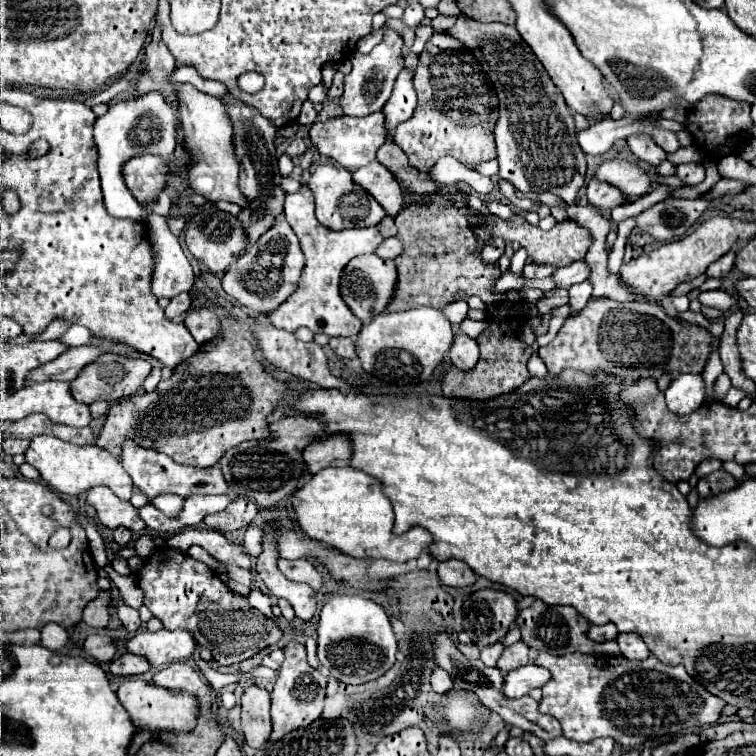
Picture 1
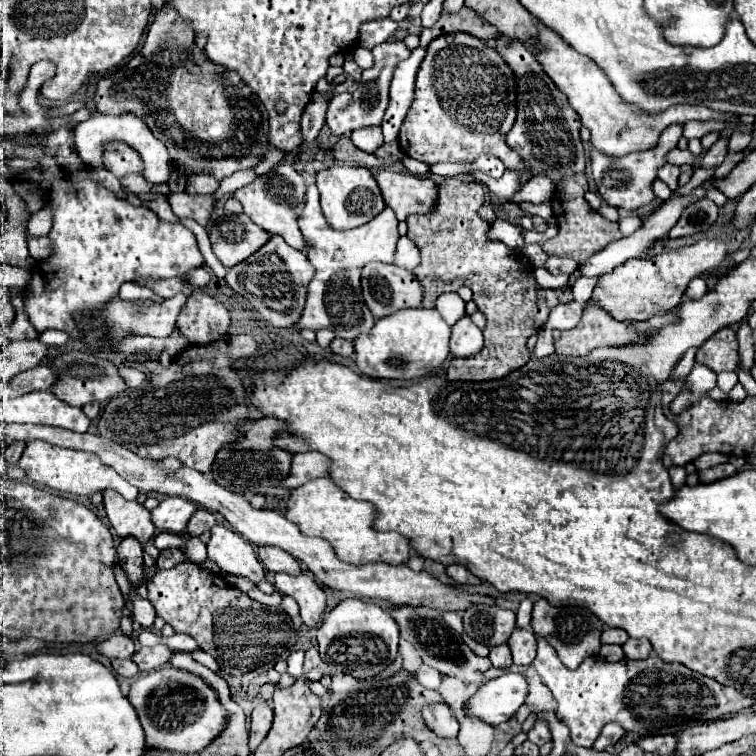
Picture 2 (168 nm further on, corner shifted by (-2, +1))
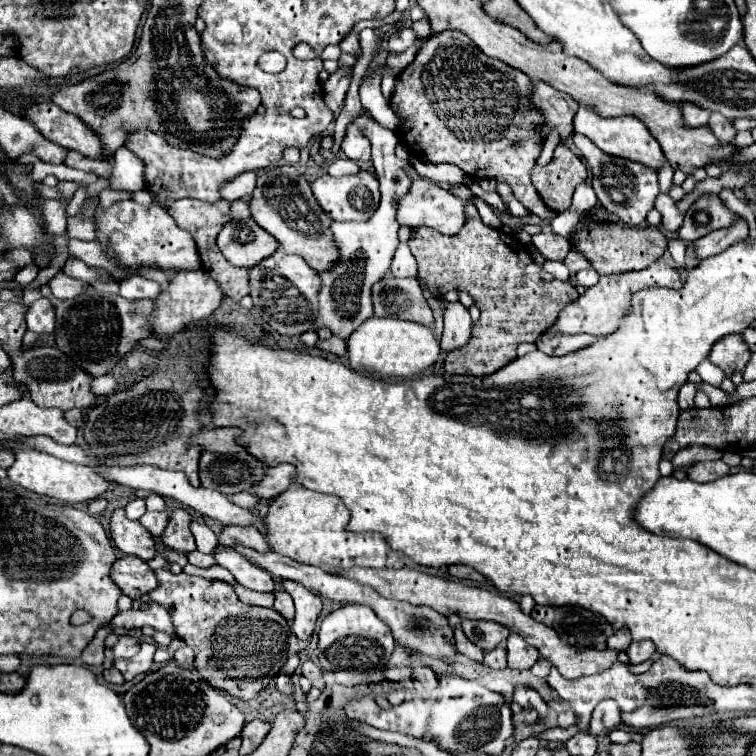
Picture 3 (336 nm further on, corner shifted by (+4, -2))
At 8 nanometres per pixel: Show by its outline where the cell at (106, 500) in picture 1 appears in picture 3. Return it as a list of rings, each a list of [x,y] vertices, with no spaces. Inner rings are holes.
[[[122,508],[112,514],[110,536],[122,554],[134,554],[142,560],[152,560],[158,554],[152,534],[148,534],[138,522],[128,520]]]

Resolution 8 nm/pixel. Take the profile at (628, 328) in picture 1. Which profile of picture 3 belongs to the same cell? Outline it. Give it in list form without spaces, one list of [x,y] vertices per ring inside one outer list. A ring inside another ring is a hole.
[[[730,334],[726,338],[720,340],[720,344],[716,344],[708,356],[710,362],[714,362],[716,366],[720,366],[726,376],[734,374],[734,372],[742,372],[744,366],[750,360],[750,348],[746,346],[742,334]]]

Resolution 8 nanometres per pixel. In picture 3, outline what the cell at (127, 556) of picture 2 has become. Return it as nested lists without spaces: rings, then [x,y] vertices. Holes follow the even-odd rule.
[[[122,556],[116,560],[112,566],[112,580],[132,600],[140,600],[156,588],[154,570],[136,556]]]

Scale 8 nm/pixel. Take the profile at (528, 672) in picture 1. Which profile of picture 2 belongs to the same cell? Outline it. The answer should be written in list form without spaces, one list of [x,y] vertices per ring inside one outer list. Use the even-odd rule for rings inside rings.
[[[504,673],[486,681],[468,701],[470,715],[480,717],[488,725],[508,721],[528,695],[528,677],[524,673]]]

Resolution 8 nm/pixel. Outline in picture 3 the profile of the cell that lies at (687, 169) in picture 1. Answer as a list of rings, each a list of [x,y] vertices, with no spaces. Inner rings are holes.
[[[714,112],[712,116],[710,116],[710,128],[712,128],[712,132],[714,132],[714,136],[718,138],[718,140],[722,140],[722,142],[730,142],[730,140],[734,140],[734,136],[736,136],[736,130],[732,128],[732,120],[728,120],[726,116],[720,116],[718,112]]]

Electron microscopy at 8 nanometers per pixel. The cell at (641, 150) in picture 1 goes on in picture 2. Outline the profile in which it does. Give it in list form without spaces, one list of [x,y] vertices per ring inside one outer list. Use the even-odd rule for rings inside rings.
[[[666,163],[658,169],[658,179],[662,179],[672,191],[678,187],[678,175],[680,175],[680,169],[676,165],[670,165],[670,163]]]

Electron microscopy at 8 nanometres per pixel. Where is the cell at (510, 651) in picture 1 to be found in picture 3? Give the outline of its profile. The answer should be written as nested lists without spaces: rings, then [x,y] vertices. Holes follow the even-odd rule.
[[[514,632],[506,640],[506,650],[508,650],[508,668],[518,668],[518,670],[532,668],[532,664],[540,658],[538,648],[526,644],[526,640]]]

